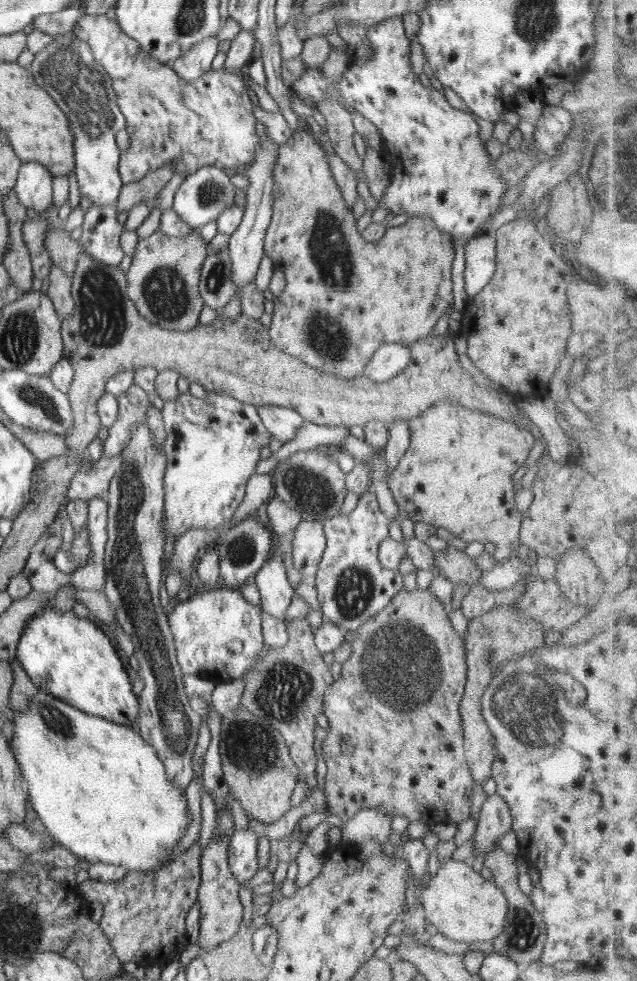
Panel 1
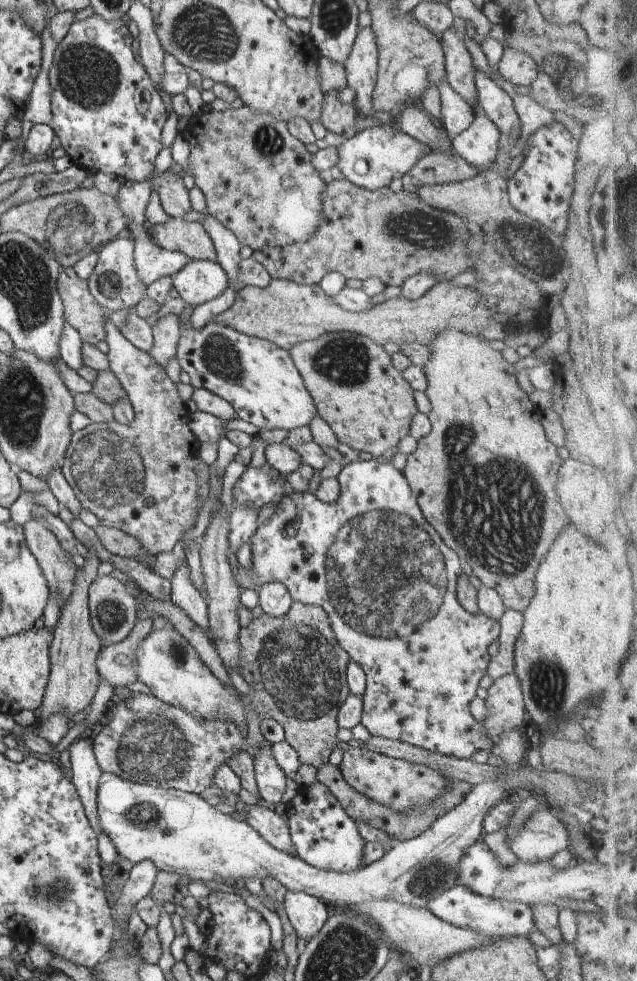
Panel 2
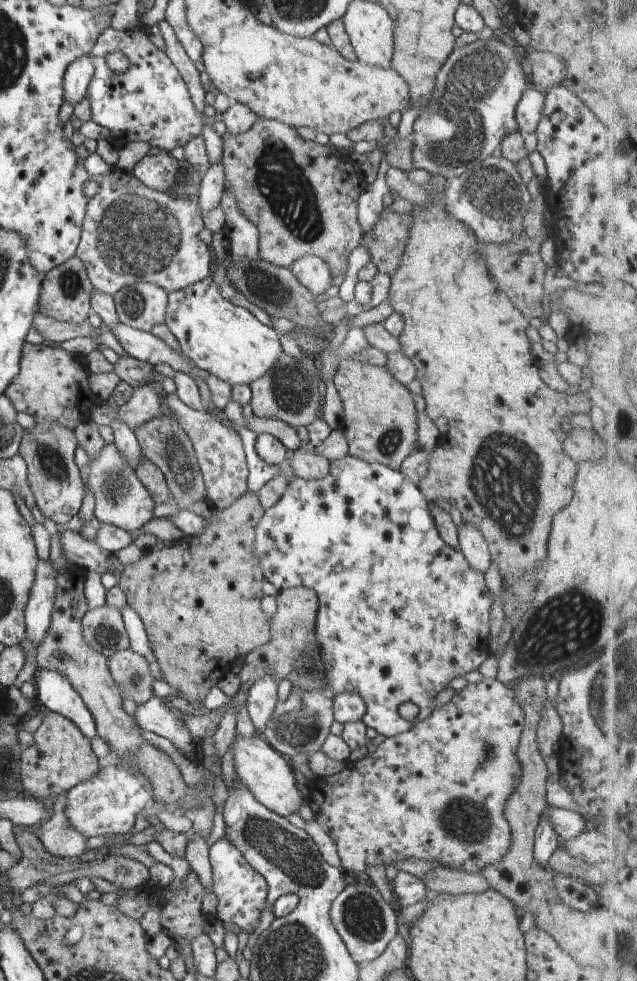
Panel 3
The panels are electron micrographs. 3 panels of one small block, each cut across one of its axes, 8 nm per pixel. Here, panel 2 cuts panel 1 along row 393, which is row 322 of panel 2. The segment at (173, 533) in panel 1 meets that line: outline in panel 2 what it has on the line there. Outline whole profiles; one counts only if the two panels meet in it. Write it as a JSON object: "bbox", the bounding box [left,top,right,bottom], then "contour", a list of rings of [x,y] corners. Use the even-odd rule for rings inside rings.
{"bbox":[176,317,317,430],"contour":[[[179,317],[181,323],[176,357],[181,370],[190,377],[193,388],[204,388],[227,400],[236,411],[238,418],[254,424],[264,430],[290,430],[309,426],[317,414],[316,403],[312,398],[290,352],[276,346],[270,340],[264,340],[232,330],[224,322],[209,319],[203,327],[194,329],[189,318]]]}

